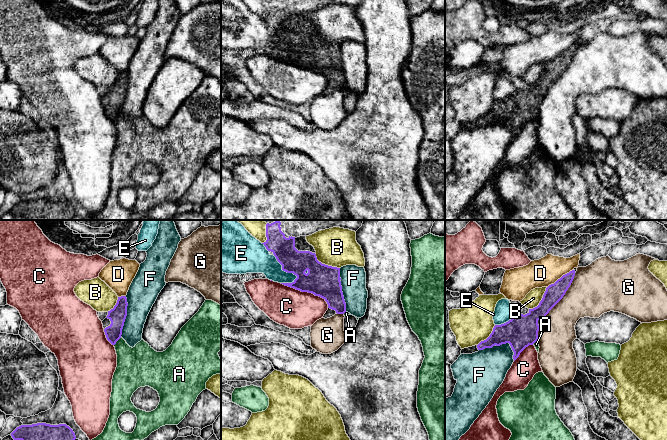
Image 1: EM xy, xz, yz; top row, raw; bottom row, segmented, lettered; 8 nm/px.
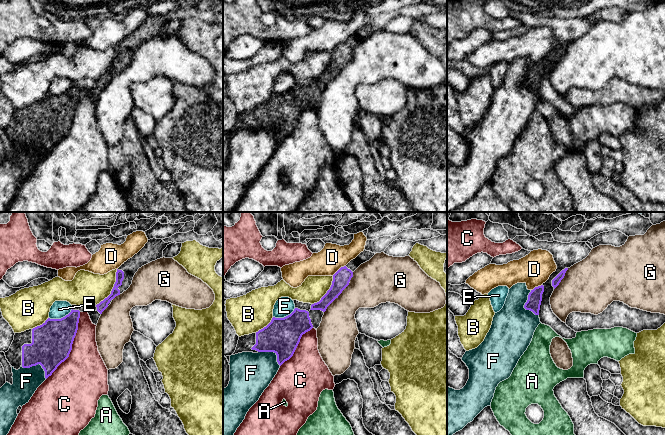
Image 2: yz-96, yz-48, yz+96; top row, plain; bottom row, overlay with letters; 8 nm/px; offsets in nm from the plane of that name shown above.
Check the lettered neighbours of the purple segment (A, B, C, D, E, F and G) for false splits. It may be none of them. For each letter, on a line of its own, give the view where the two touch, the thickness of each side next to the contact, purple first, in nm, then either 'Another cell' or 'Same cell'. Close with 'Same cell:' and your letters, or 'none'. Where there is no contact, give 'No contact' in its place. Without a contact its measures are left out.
A: Touches purple in xy. Thickness 140 nm (purple) against 300 nm. Another cell
B: Touches purple in xz. Thickness 260 nm (purple) against 320 nm. Another cell
C: Touches purple in xz. Thickness 260 nm (purple) against 300 nm. Another cell
D: Touches purple in yz. Thickness 150 nm (purple) against 220 nm. Another cell
E: Touches purple in xz. Thickness 190 nm (purple) against 220 nm. Another cell
F: Touches purple in yz. Thickness 260 nm (purple) against 320 nm. Another cell
G: Touches purple in yz. Thickness 150 nm (purple) against 380 nm. Another cell
Same cell: none

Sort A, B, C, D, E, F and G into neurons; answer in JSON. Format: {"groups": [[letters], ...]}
{"groups": [["A"], ["B"], ["C"], ["D"], ["E"], ["F"], ["G"]]}

